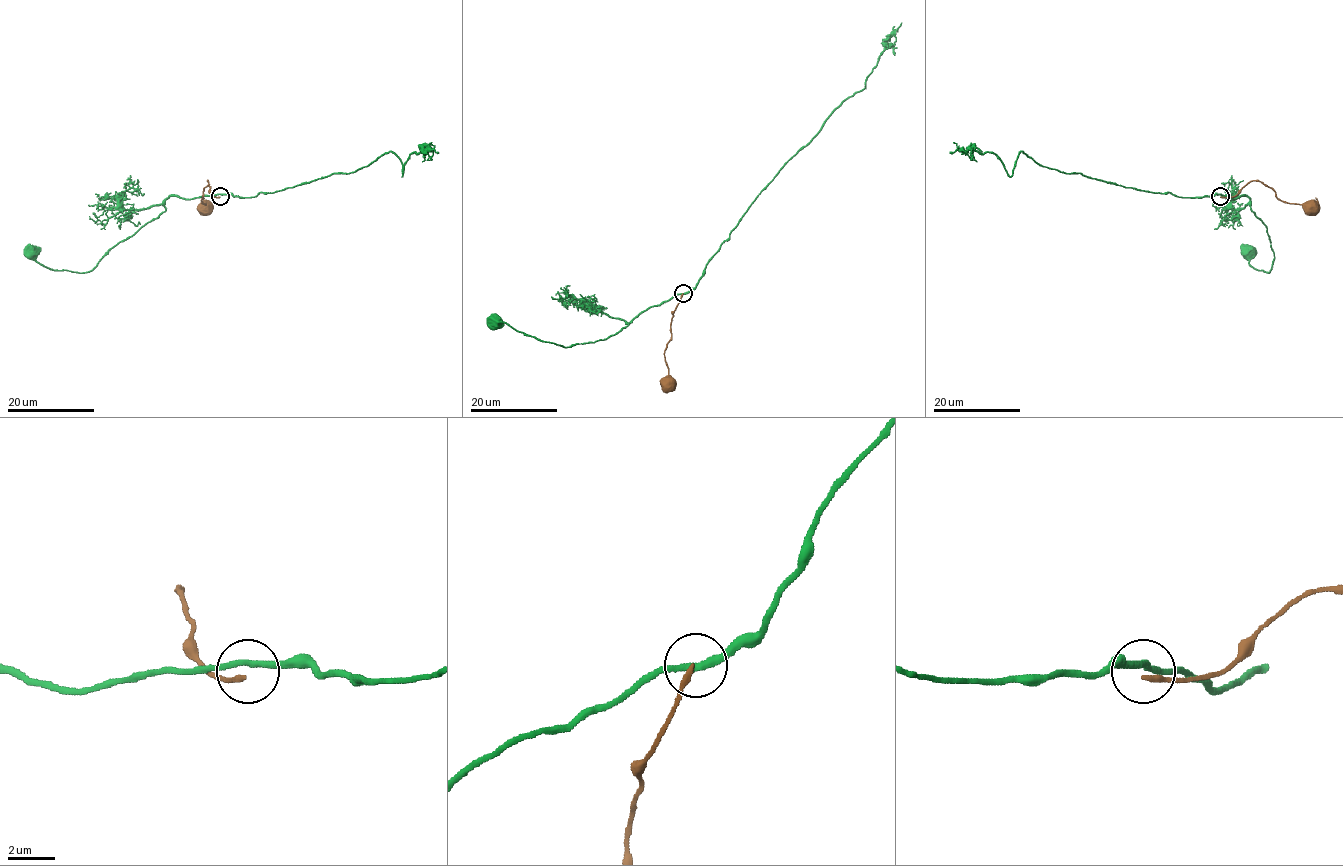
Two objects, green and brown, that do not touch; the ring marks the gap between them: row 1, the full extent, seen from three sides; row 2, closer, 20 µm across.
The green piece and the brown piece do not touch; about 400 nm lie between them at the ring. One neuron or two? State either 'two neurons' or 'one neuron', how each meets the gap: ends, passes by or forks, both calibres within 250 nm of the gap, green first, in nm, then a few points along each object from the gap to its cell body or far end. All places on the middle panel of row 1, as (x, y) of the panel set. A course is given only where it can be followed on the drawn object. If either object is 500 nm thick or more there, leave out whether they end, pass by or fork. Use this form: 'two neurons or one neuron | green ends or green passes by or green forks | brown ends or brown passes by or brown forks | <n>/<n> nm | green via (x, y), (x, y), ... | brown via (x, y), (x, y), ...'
two neurons | green passes by | brown ends | 280/240 nm | green via (684, 293), (696, 286), (706, 264), (761, 190), (817, 133), (832, 112), (865, 87), (885, 40), (902, 22) | brown via (683, 293), (671, 323), (671, 339), (664, 354), (669, 383)

